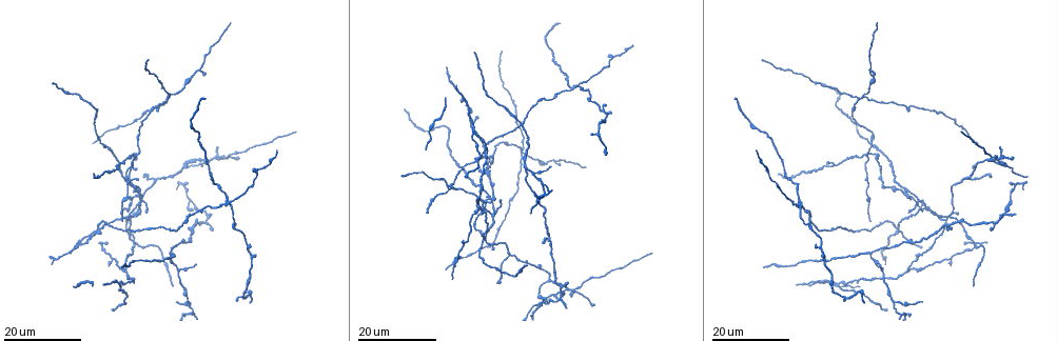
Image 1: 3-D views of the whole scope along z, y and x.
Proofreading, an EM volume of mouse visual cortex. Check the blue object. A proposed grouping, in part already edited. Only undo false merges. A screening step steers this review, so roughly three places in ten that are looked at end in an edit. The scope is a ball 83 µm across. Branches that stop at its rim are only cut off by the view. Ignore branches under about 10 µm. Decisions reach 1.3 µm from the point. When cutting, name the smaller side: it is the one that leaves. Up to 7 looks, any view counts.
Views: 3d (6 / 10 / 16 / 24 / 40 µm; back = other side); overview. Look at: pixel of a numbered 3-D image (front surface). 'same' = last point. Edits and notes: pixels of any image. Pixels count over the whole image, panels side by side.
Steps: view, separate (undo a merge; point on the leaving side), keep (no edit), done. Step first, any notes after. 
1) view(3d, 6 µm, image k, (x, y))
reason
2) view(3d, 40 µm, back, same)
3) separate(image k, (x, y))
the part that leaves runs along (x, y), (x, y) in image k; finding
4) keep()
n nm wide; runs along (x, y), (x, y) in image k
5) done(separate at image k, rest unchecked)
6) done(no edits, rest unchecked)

view(3d, 24 µm, image 1, (869, 156))
looks like a crossing

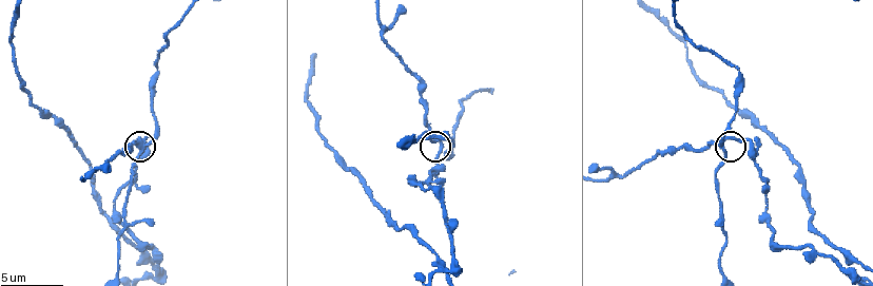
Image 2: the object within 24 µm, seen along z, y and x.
view(3d, 10 µm, image 2, (720, 145))

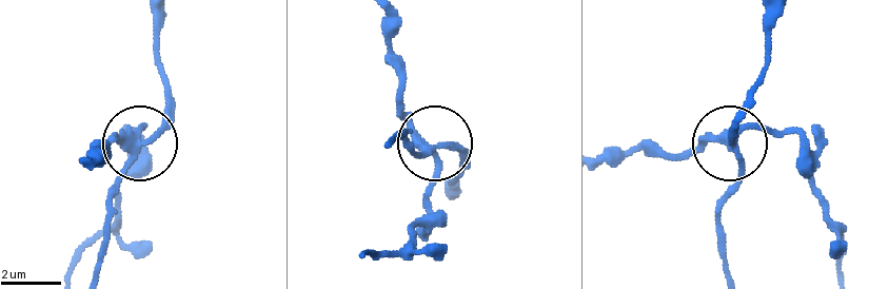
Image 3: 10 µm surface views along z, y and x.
separate(image 3, (166, 121))
260 nm wide; the part that leaves runs along (133, 149), (153, 134), (168, 103), (160, 13) in image 3; two neurons meet here

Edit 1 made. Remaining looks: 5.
view(overview)
see it whole again

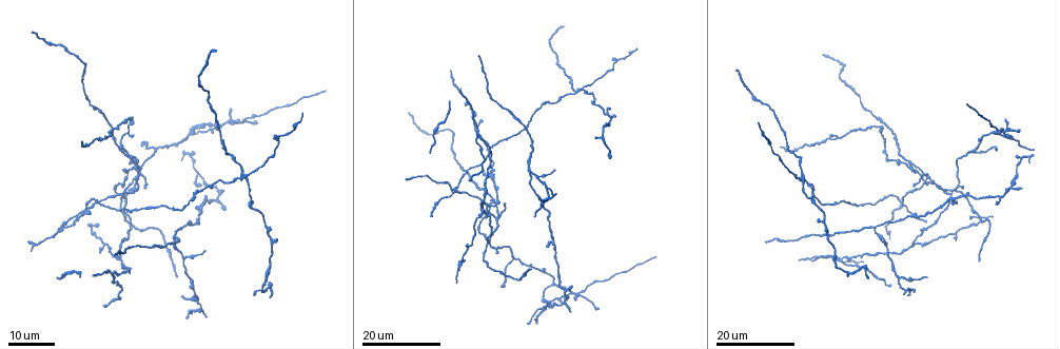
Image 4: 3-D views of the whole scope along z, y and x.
view(3d, 16 µm, image 4, (482, 200))
three arms meet

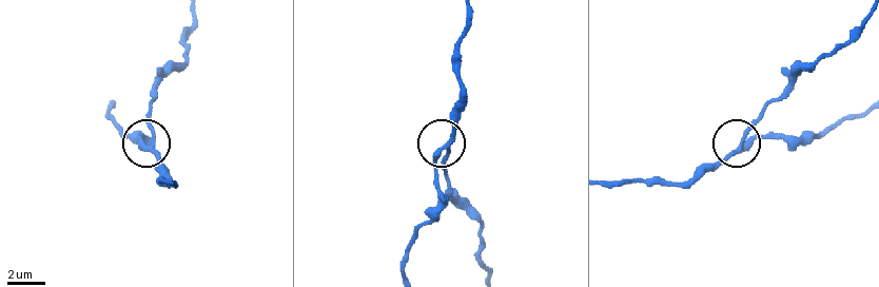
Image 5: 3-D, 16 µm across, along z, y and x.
view(3d, 6 µm, image 5, (743, 147))

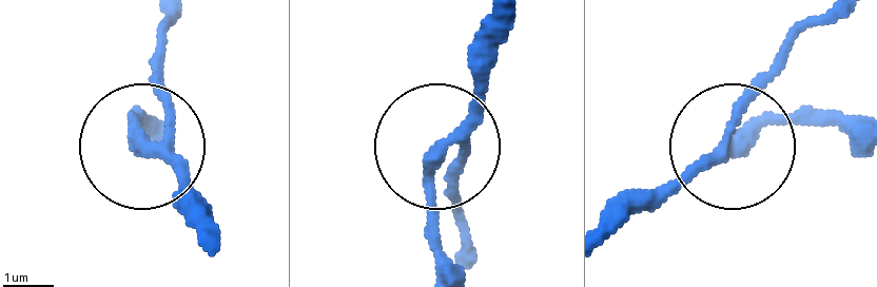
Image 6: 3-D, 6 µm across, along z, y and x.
view(3d, 6 µm, back, image 6, (150, 148))

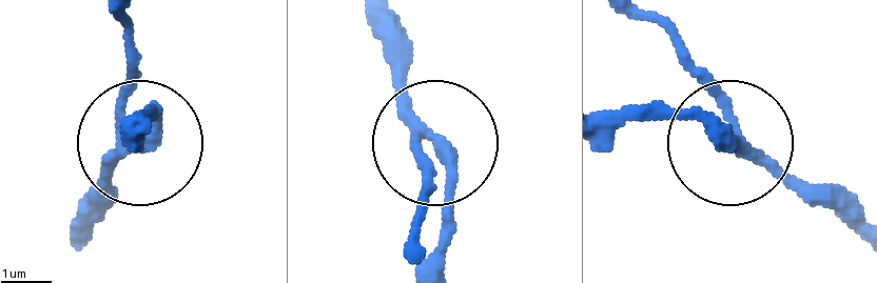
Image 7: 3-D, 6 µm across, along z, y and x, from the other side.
keep()
runs along (651, 21), (719, 109), (722, 143), (677, 122), (601, 122) in image 7; continuous, no second neuron

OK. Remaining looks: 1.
done(separate at image 3, rest unchecked)

